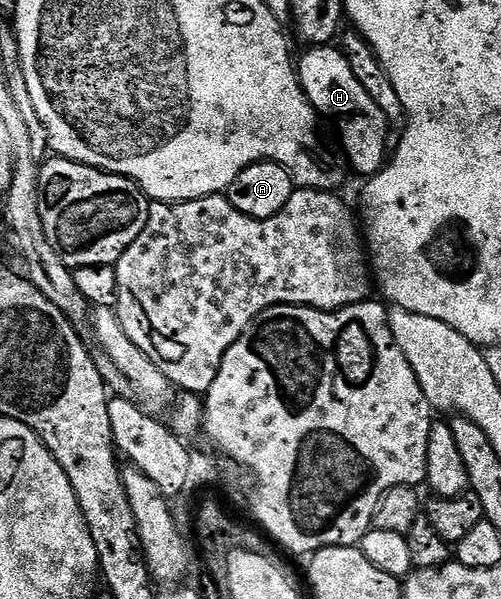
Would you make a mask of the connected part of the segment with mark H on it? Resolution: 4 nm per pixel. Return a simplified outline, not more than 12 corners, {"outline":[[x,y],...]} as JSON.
{"outline":[[335,45],[297,74],[362,177],[385,166],[385,116]]}

